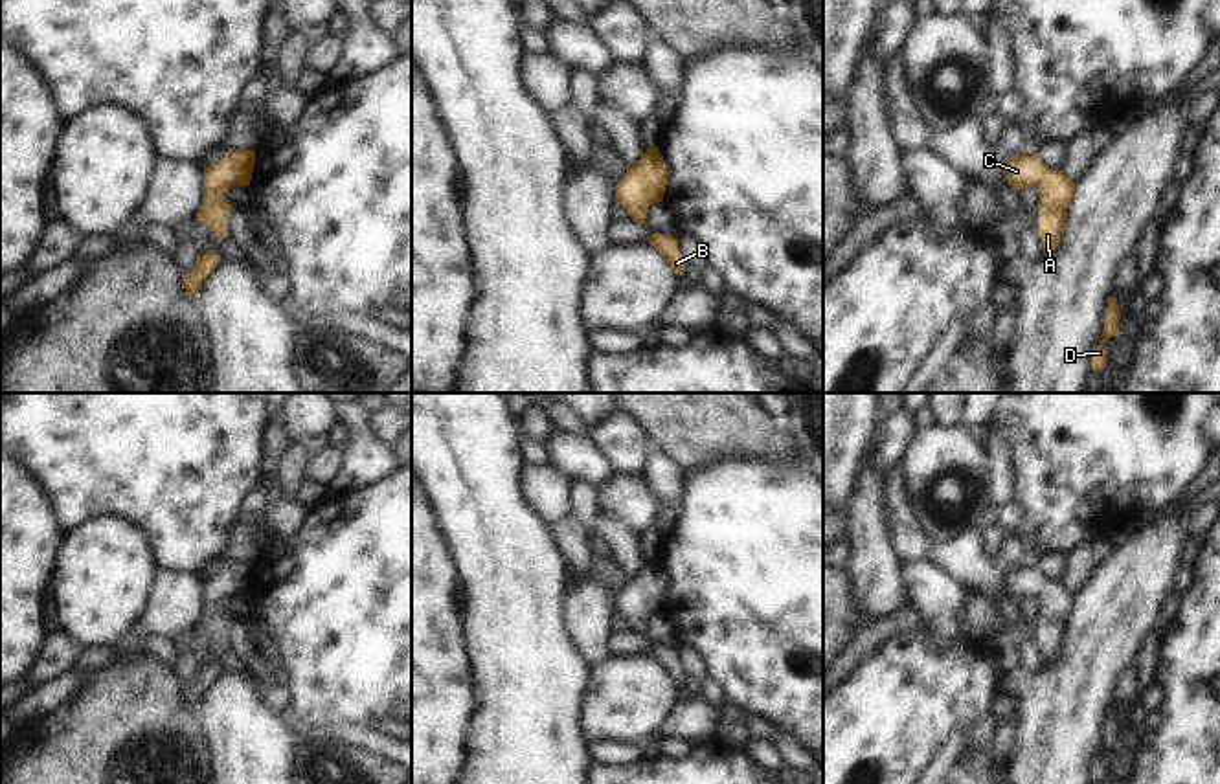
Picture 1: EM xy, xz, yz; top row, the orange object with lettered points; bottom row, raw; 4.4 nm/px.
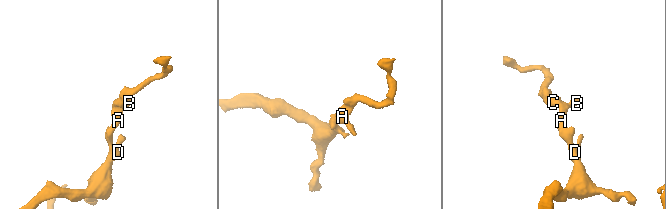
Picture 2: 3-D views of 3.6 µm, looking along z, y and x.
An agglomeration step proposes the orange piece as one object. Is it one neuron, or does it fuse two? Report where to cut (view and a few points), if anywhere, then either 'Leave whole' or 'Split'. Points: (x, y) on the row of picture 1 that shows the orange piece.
No split. Leave whole.

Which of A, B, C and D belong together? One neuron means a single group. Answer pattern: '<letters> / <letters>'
A B C D

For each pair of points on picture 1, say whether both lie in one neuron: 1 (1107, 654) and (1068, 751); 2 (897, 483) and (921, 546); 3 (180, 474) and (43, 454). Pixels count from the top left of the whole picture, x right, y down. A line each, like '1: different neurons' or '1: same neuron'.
1: same neuron
2: same neuron
3: same neuron

